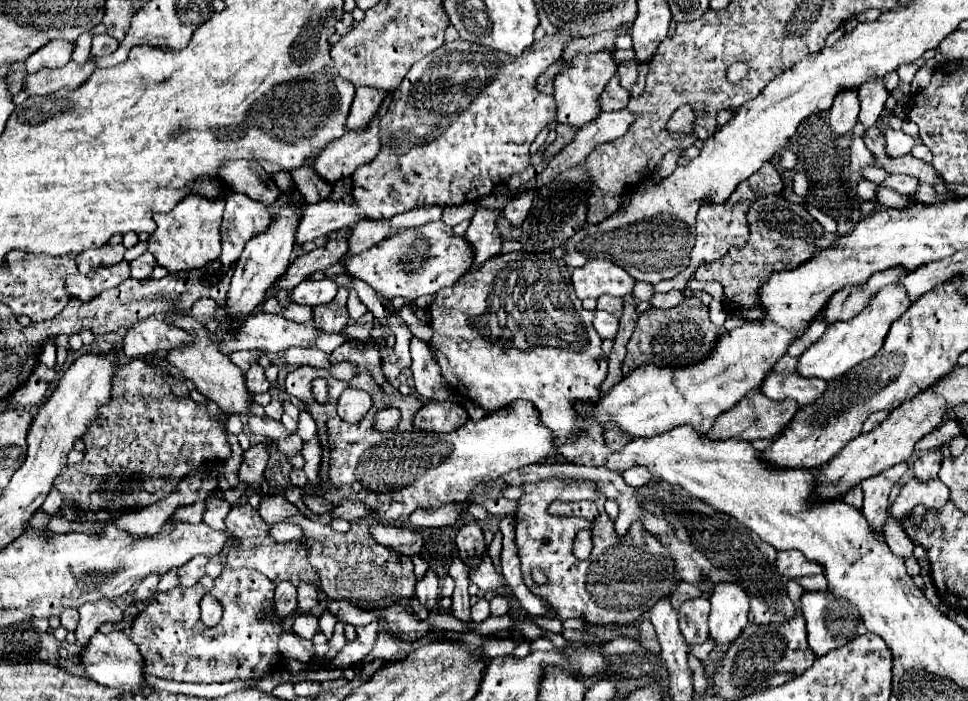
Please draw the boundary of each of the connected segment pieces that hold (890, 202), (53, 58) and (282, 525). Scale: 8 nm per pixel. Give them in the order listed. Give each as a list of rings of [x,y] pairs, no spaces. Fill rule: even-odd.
[[[880,188],[876,194],[876,200],[878,204],[888,206],[888,208],[904,208],[912,202],[908,196],[898,196],[898,192],[890,192],[888,188]]]
[[[54,40],[42,48],[42,52],[34,52],[34,56],[26,58],[26,74],[34,74],[40,68],[62,68],[72,56],[74,44],[62,44],[62,40]]]
[[[278,522],[272,526],[270,536],[274,536],[274,540],[282,540],[282,542],[290,542],[290,540],[302,540],[304,530],[296,524],[290,522]]]

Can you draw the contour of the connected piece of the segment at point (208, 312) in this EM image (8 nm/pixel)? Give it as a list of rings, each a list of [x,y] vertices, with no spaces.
[[[200,298],[196,304],[194,304],[194,308],[190,310],[190,314],[196,318],[196,320],[210,320],[210,316],[214,316],[214,312],[216,312],[216,302],[214,300],[210,300],[210,298]]]

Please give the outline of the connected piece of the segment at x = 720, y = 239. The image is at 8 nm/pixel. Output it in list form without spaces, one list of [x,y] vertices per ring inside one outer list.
[[[770,162],[770,164],[764,164],[754,176],[750,176],[746,182],[742,182],[730,196],[730,200],[726,204],[704,204],[698,212],[698,218],[696,218],[696,246],[692,250],[692,260],[690,260],[690,268],[686,268],[686,272],[680,272],[676,278],[672,280],[666,280],[666,282],[660,282],[658,286],[654,286],[656,292],[670,292],[670,290],[684,290],[690,276],[694,274],[694,270],[704,264],[704,262],[710,262],[710,260],[716,260],[716,258],[722,258],[730,246],[742,246],[746,244],[746,236],[748,236],[748,224],[746,224],[746,208],[750,206],[752,200],[756,200],[758,196],[762,194],[778,194],[782,192],[784,184],[782,184],[782,178],[776,170],[776,166]]]

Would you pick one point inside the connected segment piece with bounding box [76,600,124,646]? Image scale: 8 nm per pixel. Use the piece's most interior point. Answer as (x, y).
(92, 616)

